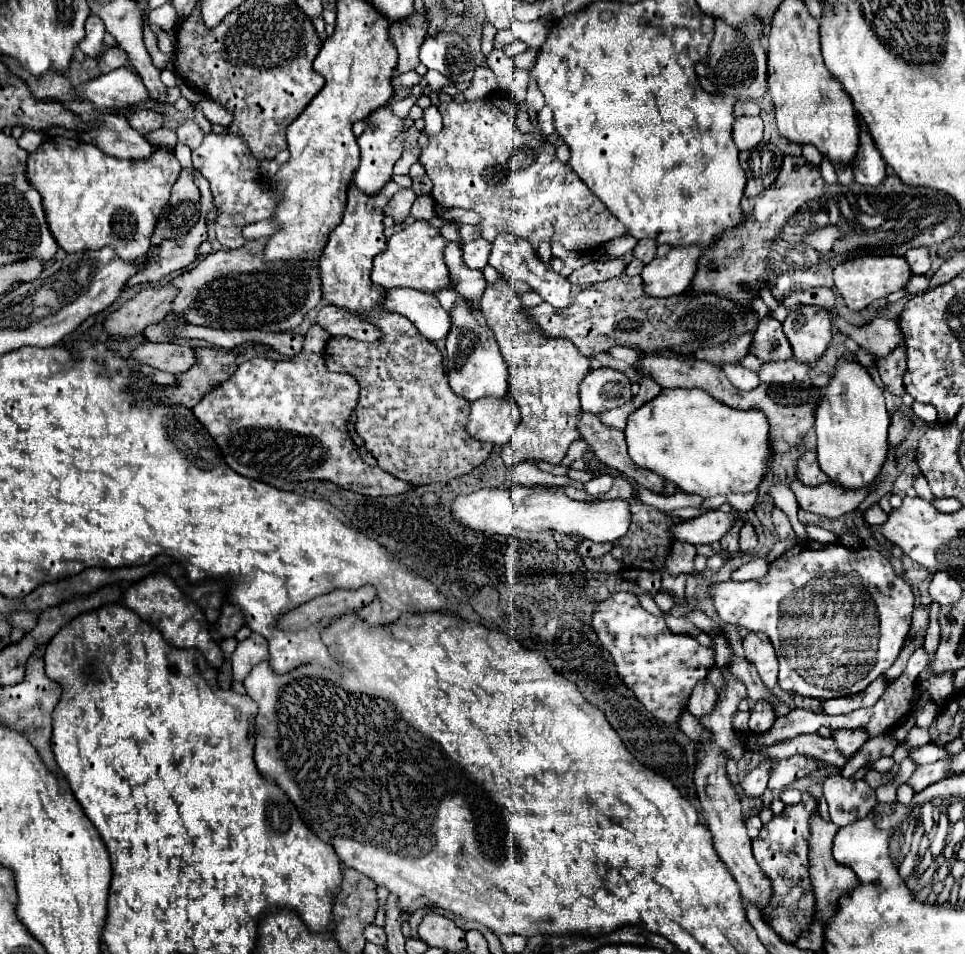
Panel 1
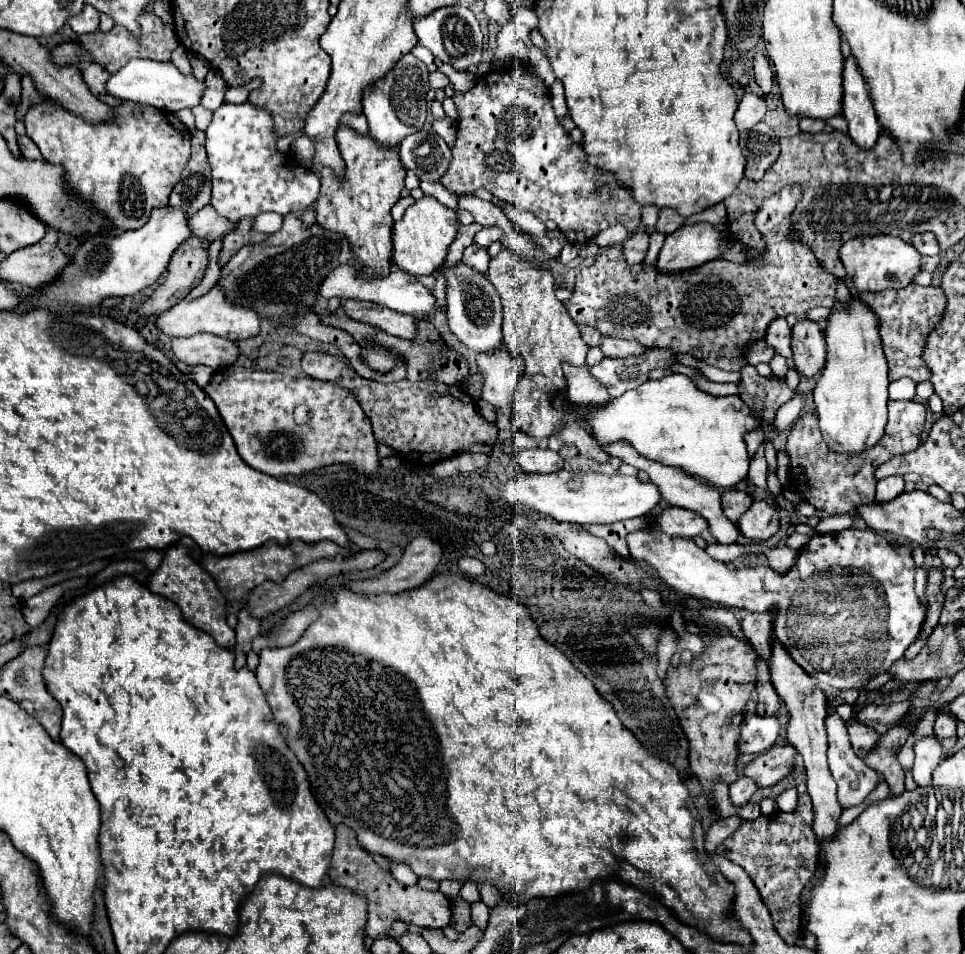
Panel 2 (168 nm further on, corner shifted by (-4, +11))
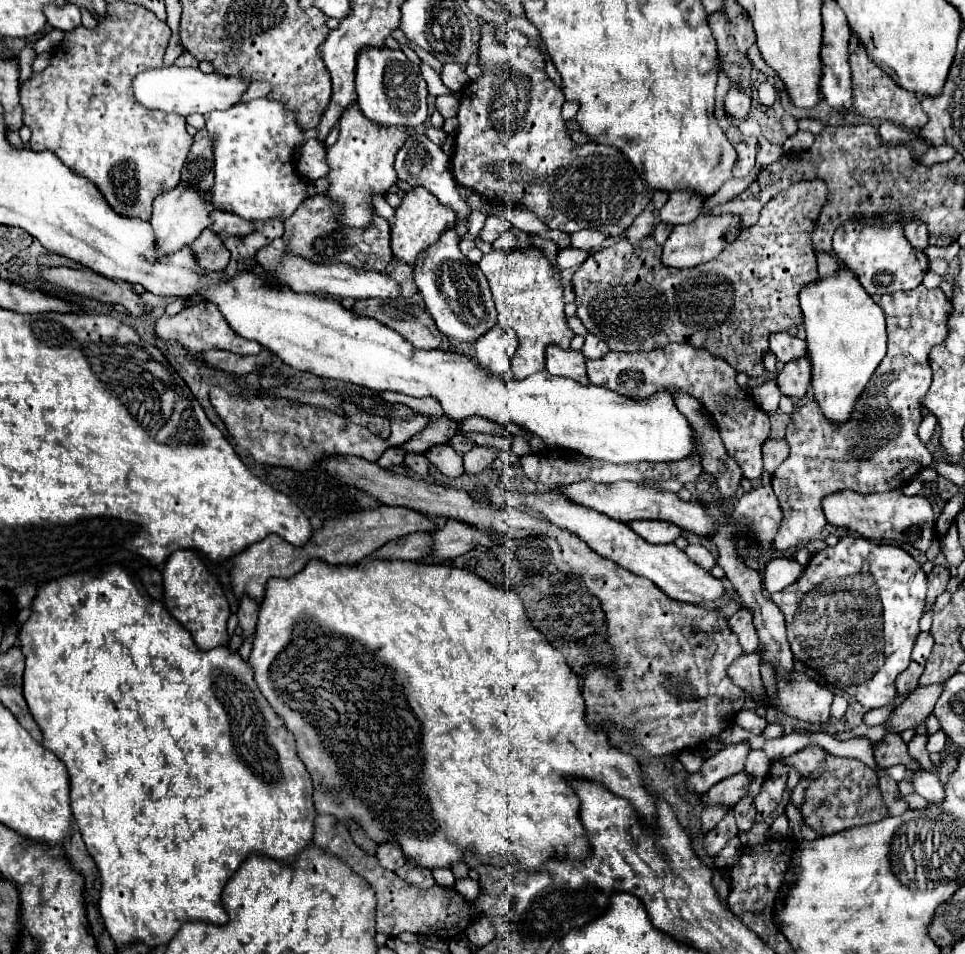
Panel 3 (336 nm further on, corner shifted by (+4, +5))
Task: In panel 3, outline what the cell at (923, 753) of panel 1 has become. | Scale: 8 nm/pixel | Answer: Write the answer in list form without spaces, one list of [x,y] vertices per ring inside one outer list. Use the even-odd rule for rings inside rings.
[[[917,769],[911,773],[911,783],[915,787],[915,793],[925,797],[927,801],[941,801],[943,799],[943,785],[939,777],[931,769]]]

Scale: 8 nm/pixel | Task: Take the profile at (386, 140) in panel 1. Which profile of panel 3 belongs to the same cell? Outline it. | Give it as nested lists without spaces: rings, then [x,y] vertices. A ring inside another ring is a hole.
[[[367,47],[359,55],[355,77],[357,103],[361,113],[381,127],[403,127],[413,131],[427,121],[427,83],[419,65],[411,63],[403,51],[371,49]]]

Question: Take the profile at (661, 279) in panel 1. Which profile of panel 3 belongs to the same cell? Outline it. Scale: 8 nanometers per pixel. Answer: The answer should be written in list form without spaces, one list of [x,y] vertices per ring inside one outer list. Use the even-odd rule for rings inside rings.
[[[699,215],[689,225],[677,225],[677,227],[673,227],[671,235],[667,237],[667,241],[663,245],[661,261],[667,267],[677,267],[677,269],[697,267],[701,263],[707,263],[707,261],[715,259],[725,249],[725,245],[727,245],[725,233],[727,233],[727,229],[737,227],[737,223],[739,223],[739,219],[733,217],[733,215],[723,215],[723,217],[717,217],[717,215]]]

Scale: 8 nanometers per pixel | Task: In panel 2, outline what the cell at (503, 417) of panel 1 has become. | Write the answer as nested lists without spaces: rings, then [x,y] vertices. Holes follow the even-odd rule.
[[[503,343],[497,353],[479,353],[477,365],[485,377],[481,399],[497,409],[513,405],[513,391],[523,375],[523,361],[509,357],[509,349]]]

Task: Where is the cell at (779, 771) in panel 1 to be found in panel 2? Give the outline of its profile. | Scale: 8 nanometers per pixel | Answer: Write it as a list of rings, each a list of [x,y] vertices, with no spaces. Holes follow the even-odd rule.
[[[791,745],[773,747],[761,755],[757,755],[753,761],[749,761],[743,769],[743,775],[753,779],[759,789],[773,787],[777,781],[787,777],[793,771],[793,759],[795,749]]]

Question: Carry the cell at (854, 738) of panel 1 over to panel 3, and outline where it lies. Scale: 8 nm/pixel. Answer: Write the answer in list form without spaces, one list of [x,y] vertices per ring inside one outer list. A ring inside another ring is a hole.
[[[929,685],[929,687],[917,687],[899,707],[895,707],[889,715],[889,719],[883,723],[887,731],[901,733],[905,729],[913,729],[921,721],[929,717],[929,713],[935,707],[935,701],[941,695],[943,685]]]

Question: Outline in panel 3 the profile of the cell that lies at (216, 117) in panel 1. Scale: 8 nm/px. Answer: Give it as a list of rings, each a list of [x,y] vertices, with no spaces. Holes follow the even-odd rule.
[[[253,81],[247,91],[241,95],[241,101],[251,101],[251,99],[259,99],[259,97],[265,97],[269,93],[269,85],[267,83],[261,83],[261,81]]]

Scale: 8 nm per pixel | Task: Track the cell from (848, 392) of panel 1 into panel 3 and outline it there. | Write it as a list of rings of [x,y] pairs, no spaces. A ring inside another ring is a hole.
[[[847,269],[805,287],[799,299],[807,333],[807,355],[813,367],[813,399],[819,403],[823,417],[841,427],[851,421],[855,401],[885,357],[885,317],[881,307],[873,303],[857,277]]]

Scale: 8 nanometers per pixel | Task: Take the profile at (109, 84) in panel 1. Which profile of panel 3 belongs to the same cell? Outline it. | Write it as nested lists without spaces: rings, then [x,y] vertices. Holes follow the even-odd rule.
[[[155,67],[149,71],[143,71],[135,75],[133,79],[133,95],[139,105],[147,109],[157,109],[163,113],[177,113],[177,115],[191,115],[201,113],[207,115],[215,109],[225,109],[235,103],[239,103],[239,97],[243,95],[245,83],[243,79],[225,79],[215,73],[203,73],[201,69],[181,69],[181,67]]]

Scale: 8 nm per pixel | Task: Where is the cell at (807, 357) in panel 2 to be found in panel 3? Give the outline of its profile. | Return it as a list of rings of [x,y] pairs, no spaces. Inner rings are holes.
[[[807,357],[801,359],[793,359],[789,363],[785,363],[783,371],[777,375],[779,381],[779,389],[783,395],[787,397],[797,397],[801,399],[811,383],[811,363]]]

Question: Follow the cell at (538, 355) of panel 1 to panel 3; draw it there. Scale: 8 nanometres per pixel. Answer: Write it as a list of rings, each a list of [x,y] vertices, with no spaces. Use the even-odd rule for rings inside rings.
[[[493,249],[489,255],[483,255],[479,267],[489,281],[499,311],[499,325],[503,329],[513,329],[519,339],[519,349],[511,363],[515,381],[521,381],[537,371],[545,371],[545,351],[549,345],[559,345],[565,351],[571,349],[569,343],[575,335],[565,325],[563,289],[543,251],[531,249],[505,253]]]

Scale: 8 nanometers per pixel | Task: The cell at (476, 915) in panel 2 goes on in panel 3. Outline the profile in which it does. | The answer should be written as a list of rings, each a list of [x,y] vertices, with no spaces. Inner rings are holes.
[[[469,877],[467,879],[461,879],[455,883],[455,889],[465,897],[465,901],[469,903],[475,903],[477,897],[479,897],[479,883],[477,881],[471,881]]]

